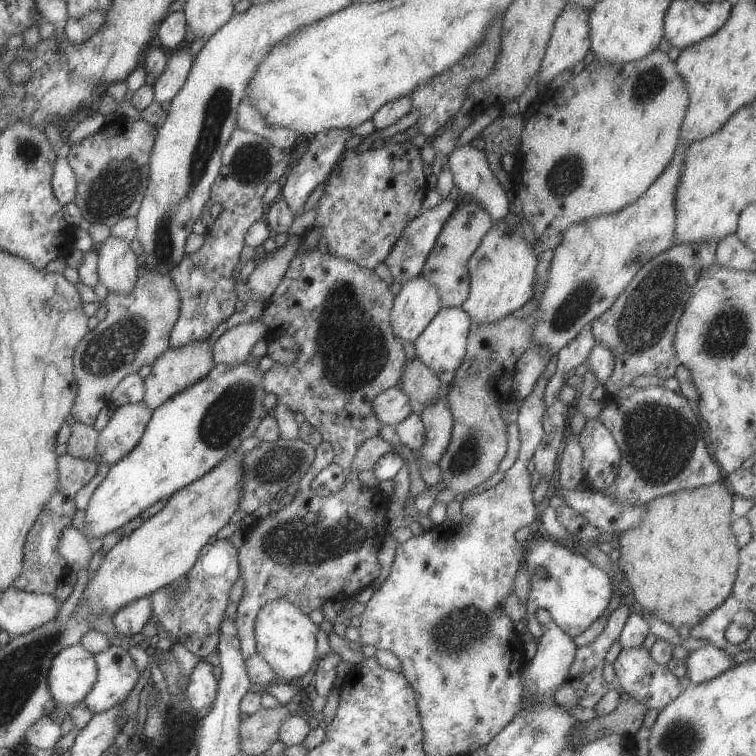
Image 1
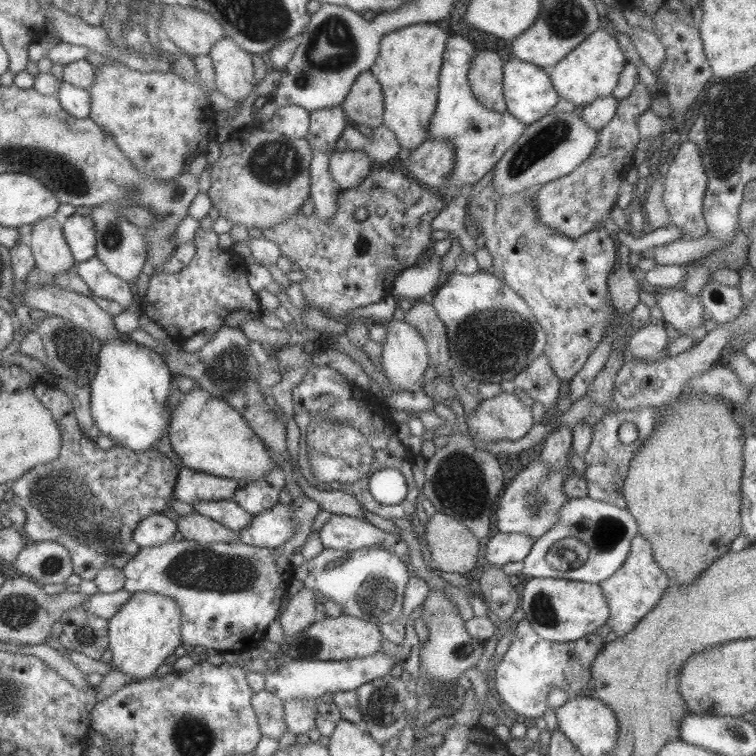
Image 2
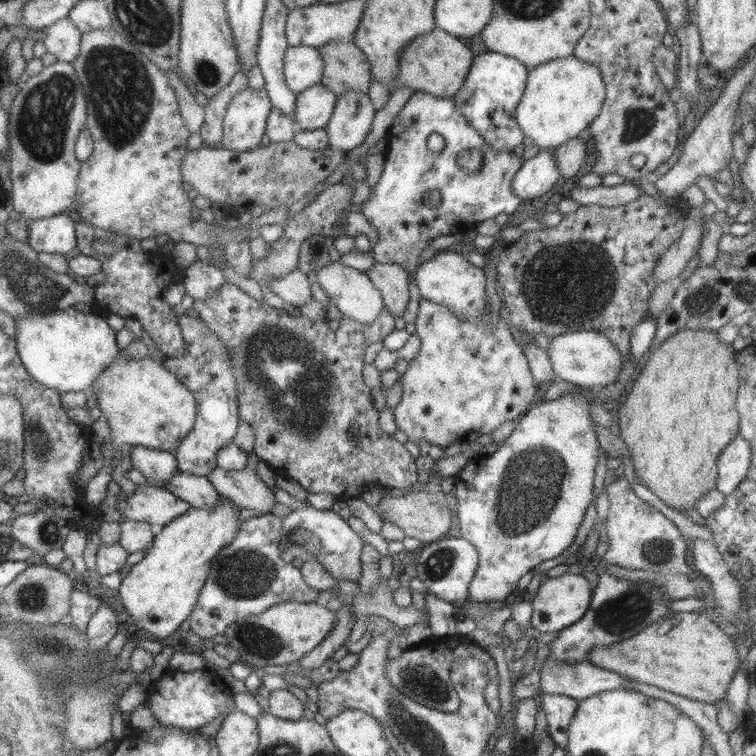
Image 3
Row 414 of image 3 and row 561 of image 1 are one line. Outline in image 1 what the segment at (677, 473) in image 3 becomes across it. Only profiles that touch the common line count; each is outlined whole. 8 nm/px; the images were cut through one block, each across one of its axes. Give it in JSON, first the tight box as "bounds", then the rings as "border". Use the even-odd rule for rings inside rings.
{"bounds":[617,479,739,630],"border":[[[720,479],[697,490],[653,498],[644,506],[641,522],[619,534],[617,566],[633,592],[630,599],[638,610],[653,614],[653,618],[667,622],[675,630],[679,626],[690,629],[729,598],[736,578],[739,550],[730,526],[734,497],[728,484]]]}

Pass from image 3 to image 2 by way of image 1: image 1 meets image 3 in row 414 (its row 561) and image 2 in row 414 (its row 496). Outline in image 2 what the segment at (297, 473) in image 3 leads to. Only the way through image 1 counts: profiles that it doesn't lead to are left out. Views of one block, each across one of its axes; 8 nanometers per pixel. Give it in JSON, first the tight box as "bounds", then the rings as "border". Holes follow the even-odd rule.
{"bounds":[291,365,420,520],"border":[[[310,365],[301,381],[291,389],[291,402],[293,405],[293,420],[299,428],[299,451],[297,454],[296,465],[299,468],[301,477],[307,484],[314,487],[316,490],[325,490],[323,484],[313,477],[311,467],[307,463],[307,444],[305,441],[306,429],[309,421],[320,412],[325,415],[327,419],[339,422],[341,425],[348,425],[349,427],[357,430],[369,444],[373,450],[373,463],[371,464],[369,475],[383,468],[393,468],[399,470],[401,475],[407,482],[407,493],[402,502],[395,505],[383,505],[376,502],[371,494],[368,492],[367,477],[362,477],[359,481],[355,481],[353,485],[343,486],[343,490],[351,493],[356,500],[360,503],[361,509],[372,512],[382,516],[383,518],[404,518],[411,520],[410,514],[415,511],[416,499],[420,491],[414,484],[413,472],[411,471],[411,464],[413,464],[416,451],[414,446],[405,446],[397,439],[396,424],[386,415],[385,407],[375,400],[369,390],[364,390],[352,382],[349,382],[345,377],[339,374],[335,369],[327,366],[318,367],[317,365]]]}

